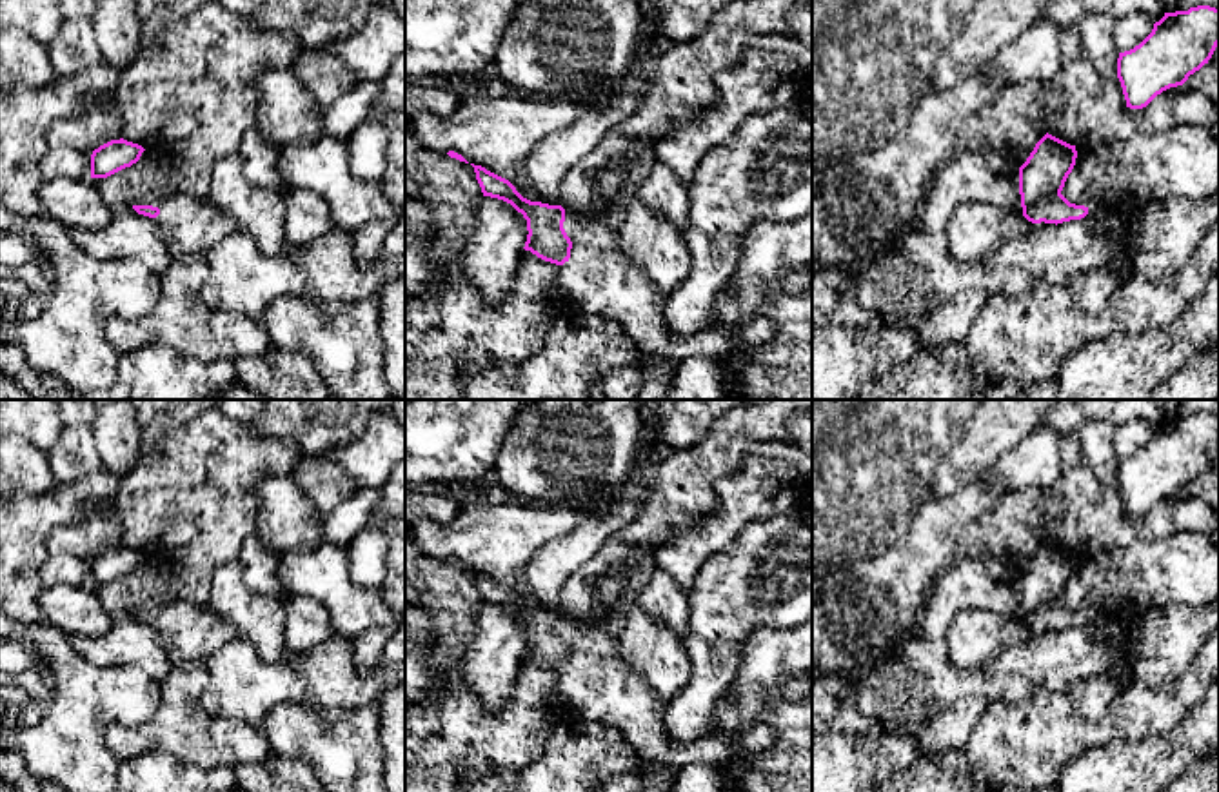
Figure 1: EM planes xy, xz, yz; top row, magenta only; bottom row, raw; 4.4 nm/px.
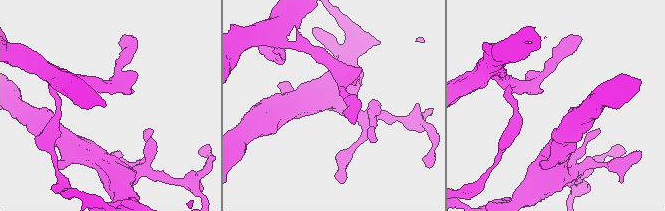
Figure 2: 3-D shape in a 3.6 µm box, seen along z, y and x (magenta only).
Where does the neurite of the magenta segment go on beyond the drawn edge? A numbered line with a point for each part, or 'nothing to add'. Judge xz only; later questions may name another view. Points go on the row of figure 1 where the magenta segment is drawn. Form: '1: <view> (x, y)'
1: xz (600, 278)

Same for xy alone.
1: xy (189, 226)

